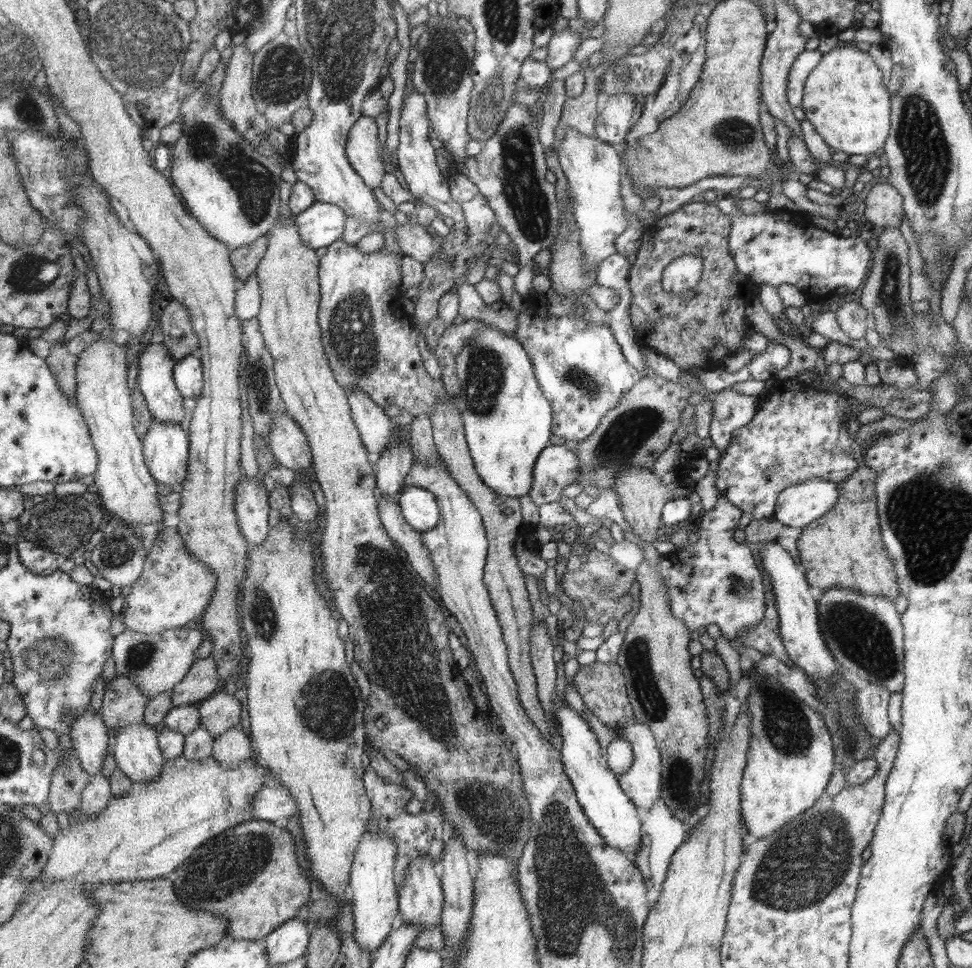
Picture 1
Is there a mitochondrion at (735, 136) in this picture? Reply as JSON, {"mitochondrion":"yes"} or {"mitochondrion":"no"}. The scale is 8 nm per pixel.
{"mitochondrion":"yes"}

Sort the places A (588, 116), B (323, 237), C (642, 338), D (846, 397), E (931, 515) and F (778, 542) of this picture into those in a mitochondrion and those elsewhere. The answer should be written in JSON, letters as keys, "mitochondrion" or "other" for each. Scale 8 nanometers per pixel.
{"A":"other","B":"other","C":"other","D":"other","E":"mitochondrion","F":"other"}

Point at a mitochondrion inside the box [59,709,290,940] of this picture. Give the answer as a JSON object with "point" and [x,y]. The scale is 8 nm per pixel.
{"point":[220,871]}

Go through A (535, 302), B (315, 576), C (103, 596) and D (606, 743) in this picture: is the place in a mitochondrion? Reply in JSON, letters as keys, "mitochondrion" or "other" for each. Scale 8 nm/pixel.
{"A":"other","B":"other","C":"other","D":"other"}

